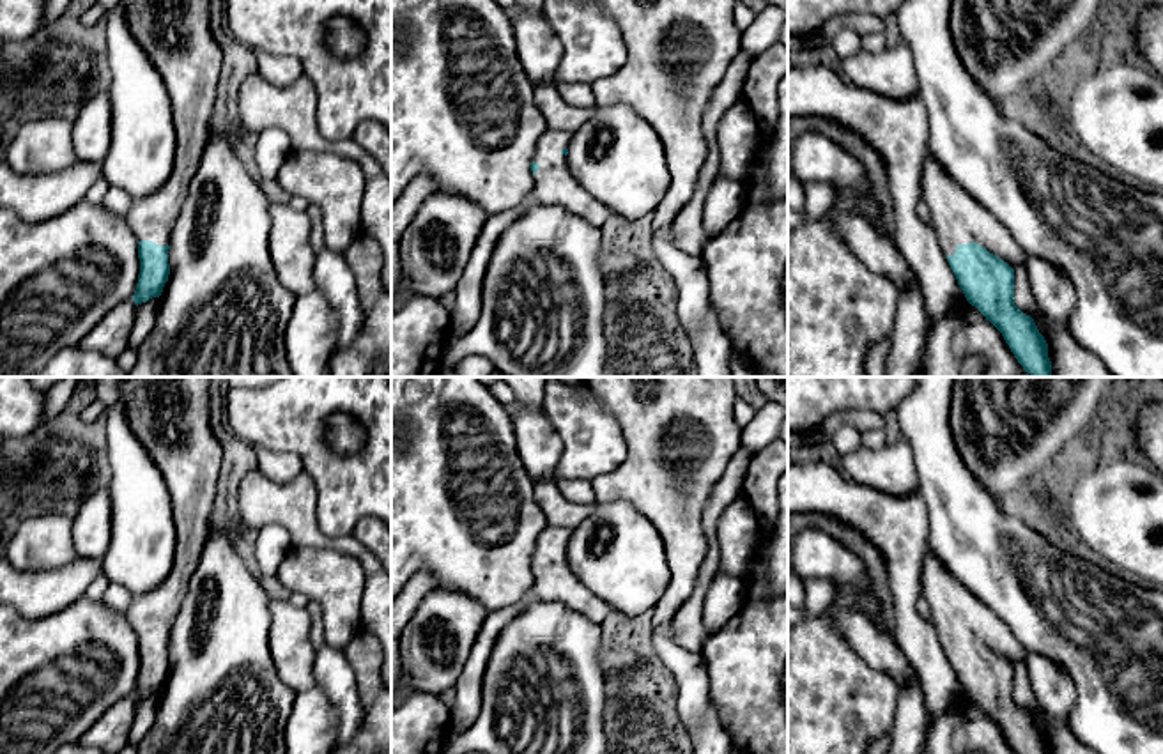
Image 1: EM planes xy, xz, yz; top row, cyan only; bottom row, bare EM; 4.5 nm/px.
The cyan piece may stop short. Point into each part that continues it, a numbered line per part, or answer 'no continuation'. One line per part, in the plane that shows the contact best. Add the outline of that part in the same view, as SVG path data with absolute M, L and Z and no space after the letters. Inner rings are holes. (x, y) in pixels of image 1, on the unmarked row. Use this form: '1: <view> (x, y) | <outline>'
1: yz (958, 615) | M931 547L922 559L920 588L945 651L954 651L959 641L974 637L1013 666L1030 658L1004 619L951 575Z

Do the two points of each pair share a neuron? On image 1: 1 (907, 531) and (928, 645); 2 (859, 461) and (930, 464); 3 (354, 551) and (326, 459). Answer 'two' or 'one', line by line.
1: one
2: two
3: two

